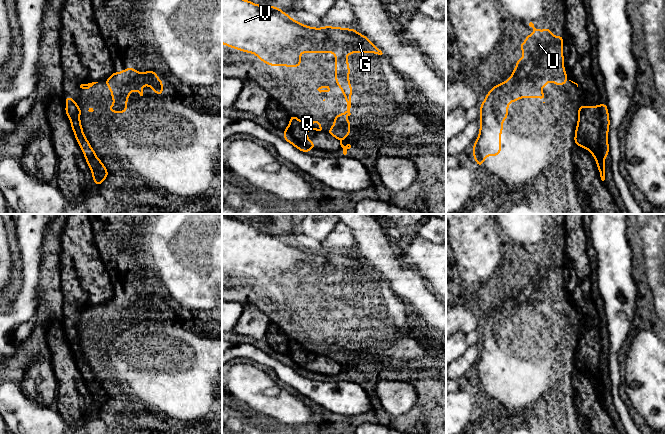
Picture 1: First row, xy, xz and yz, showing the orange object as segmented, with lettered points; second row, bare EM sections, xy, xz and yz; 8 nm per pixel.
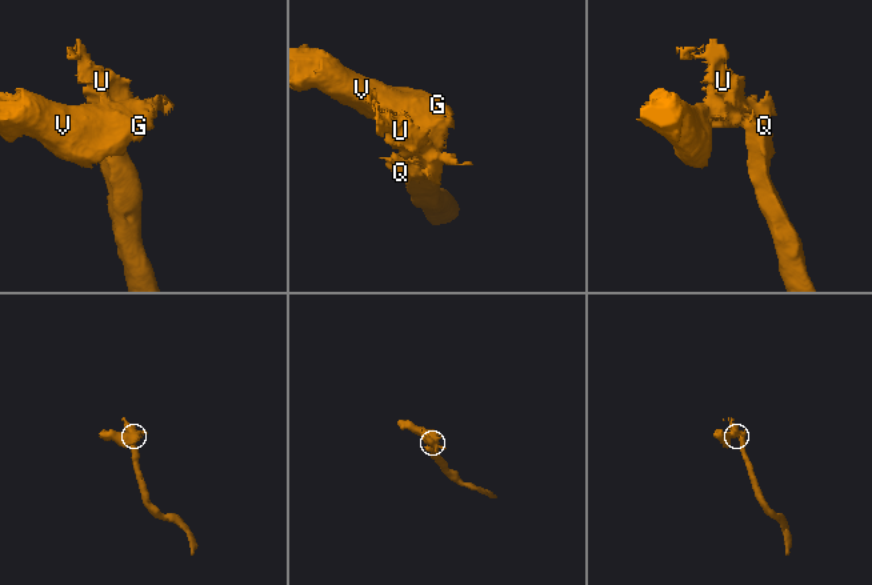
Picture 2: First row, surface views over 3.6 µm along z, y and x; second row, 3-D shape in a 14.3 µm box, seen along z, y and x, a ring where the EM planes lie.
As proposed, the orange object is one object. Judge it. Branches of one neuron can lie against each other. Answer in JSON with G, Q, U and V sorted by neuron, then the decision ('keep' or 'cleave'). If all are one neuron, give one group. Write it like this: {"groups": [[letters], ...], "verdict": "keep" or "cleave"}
{"groups": [["G", "U", "V"], ["Q"]], "verdict": "cleave"}

